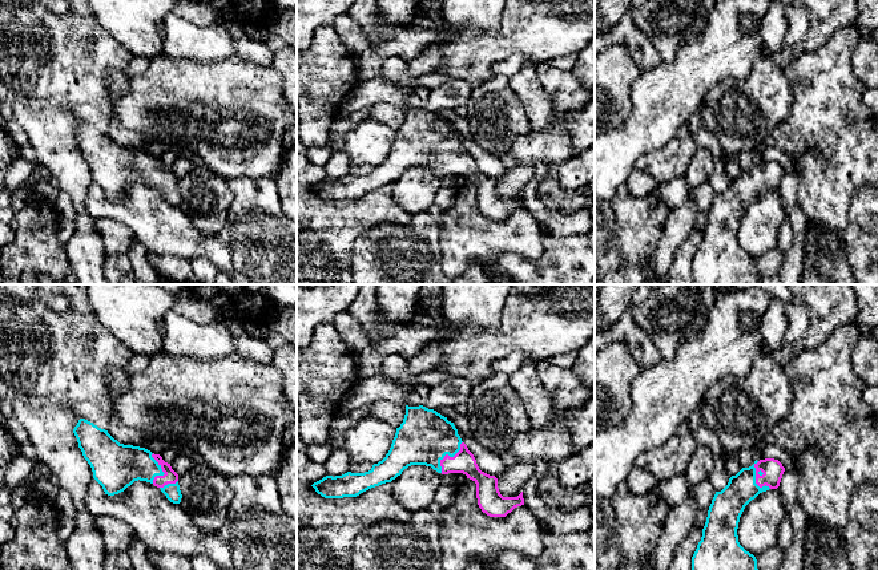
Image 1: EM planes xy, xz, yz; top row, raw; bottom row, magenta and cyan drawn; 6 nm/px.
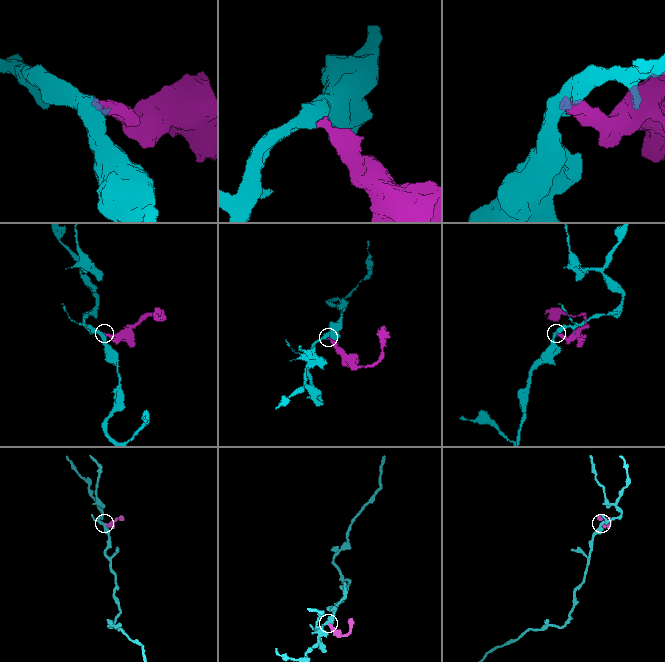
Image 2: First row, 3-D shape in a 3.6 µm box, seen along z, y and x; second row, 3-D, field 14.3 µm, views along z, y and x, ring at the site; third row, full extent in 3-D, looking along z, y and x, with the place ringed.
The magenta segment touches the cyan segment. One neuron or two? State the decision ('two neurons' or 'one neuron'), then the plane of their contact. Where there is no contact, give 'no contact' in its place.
one neuron | yz

